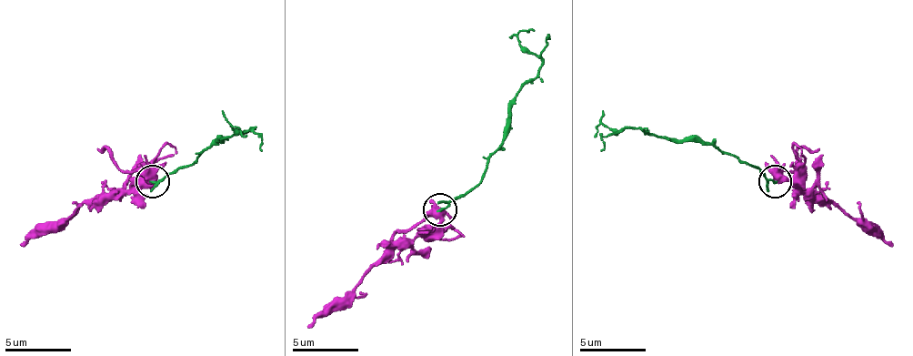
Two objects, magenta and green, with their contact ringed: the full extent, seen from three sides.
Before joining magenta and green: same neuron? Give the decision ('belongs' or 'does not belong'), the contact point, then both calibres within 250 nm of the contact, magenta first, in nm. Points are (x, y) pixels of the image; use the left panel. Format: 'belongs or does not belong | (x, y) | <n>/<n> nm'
does not belong | (152, 181) | 400/110 nm

